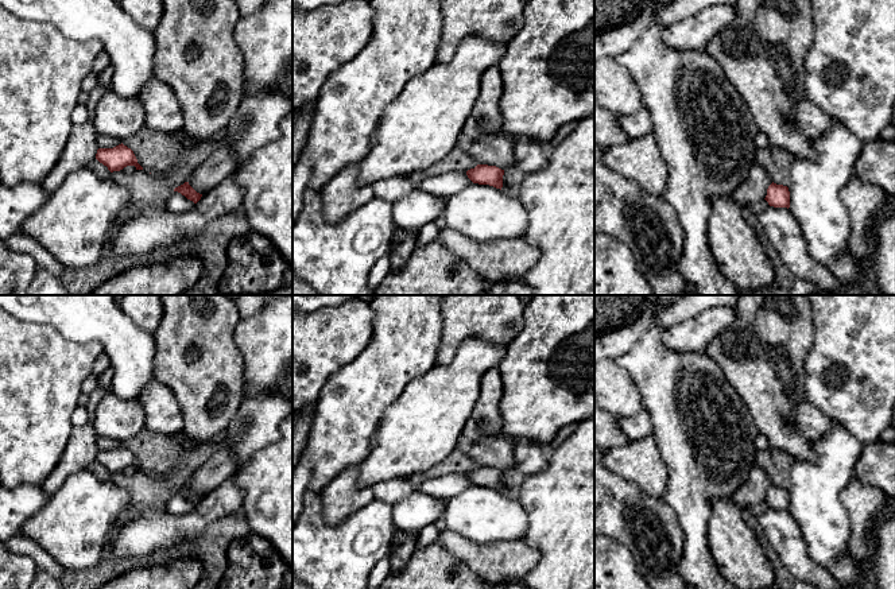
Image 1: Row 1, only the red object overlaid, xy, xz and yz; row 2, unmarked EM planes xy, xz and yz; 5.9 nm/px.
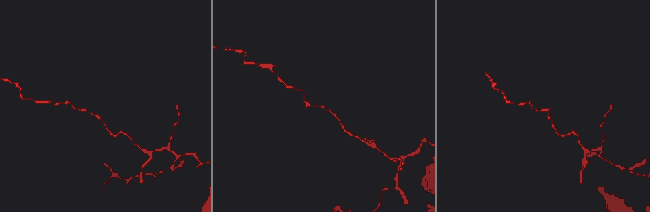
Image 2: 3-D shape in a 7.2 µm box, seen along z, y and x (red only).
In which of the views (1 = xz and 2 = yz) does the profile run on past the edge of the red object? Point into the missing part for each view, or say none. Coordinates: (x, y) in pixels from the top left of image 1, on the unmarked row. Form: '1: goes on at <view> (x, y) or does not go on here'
1: does not go on here
2: does not go on here

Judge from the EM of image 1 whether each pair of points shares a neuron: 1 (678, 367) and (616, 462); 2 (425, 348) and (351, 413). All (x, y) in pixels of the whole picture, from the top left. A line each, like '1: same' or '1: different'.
1: different
2: same

